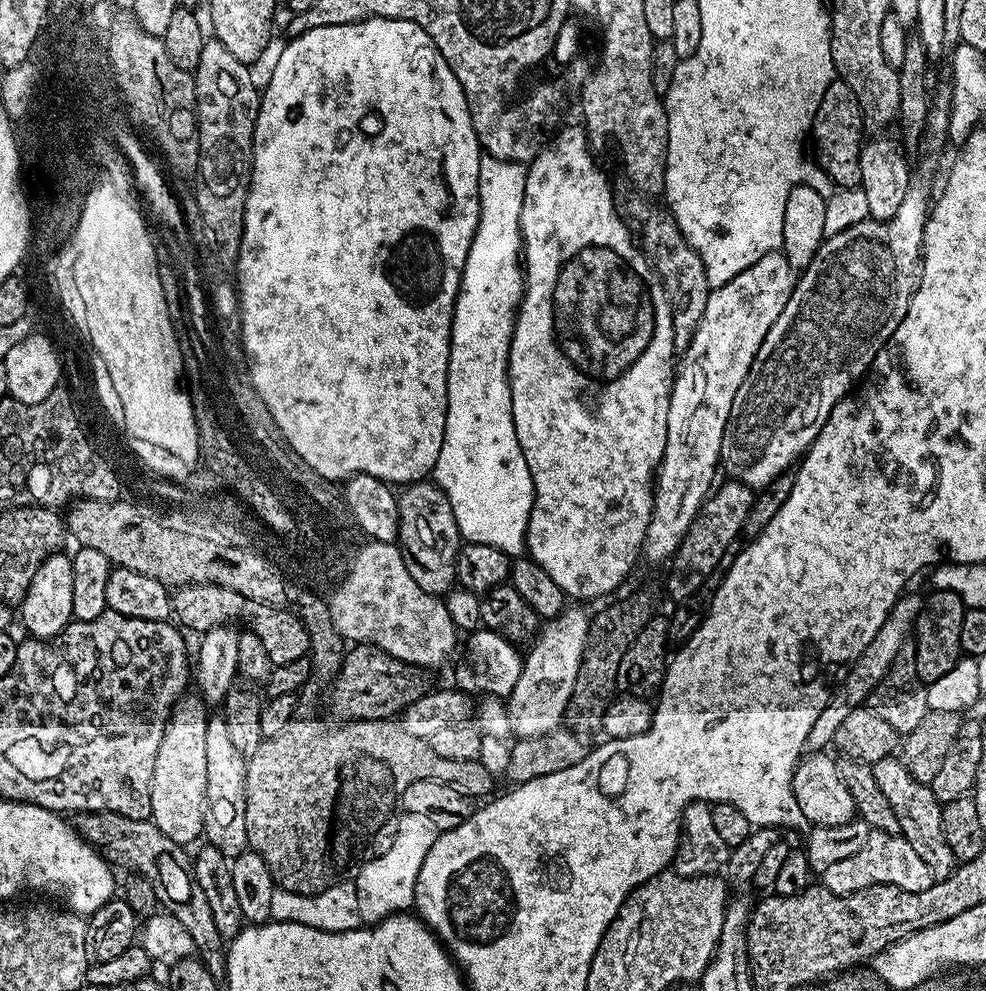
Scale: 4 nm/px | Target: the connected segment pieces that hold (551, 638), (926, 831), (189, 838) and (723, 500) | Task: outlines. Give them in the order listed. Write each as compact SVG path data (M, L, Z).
M565 607L553 620L547 621L535 637L536 645L524 656L522 674L512 693L506 697L508 723L511 731L517 732L517 737L546 734L561 727L564 711L574 690L574 678L578 678L578 670L584 657L584 645L588 642L590 631L589 613L584 613L580 608L583 607Z
M895 755L882 758L872 765L874 778L878 778L878 786L882 789L882 794L890 802L890 810L894 810L894 818L898 818L900 827L899 835L903 836L910 846L914 846L914 851L922 857L922 862L930 866L933 877L936 880L945 880L950 873L956 869L958 861L946 846L946 834L942 834L942 805L938 798L934 798L929 785L918 782L914 774L904 765L903 759Z
M185 695L172 709L168 724L162 734L162 742L158 746L158 758L154 758L154 778L150 786L151 821L174 842L191 846L204 835L204 815L206 814L206 726L209 711L199 695Z
M731 478L725 481L701 504L694 522L690 522L690 530L670 561L672 569L668 572L668 596L672 600L690 599L711 578L712 571L720 568L722 554L726 554L730 542L737 540L744 531L746 514L750 514L752 509L753 489Z

